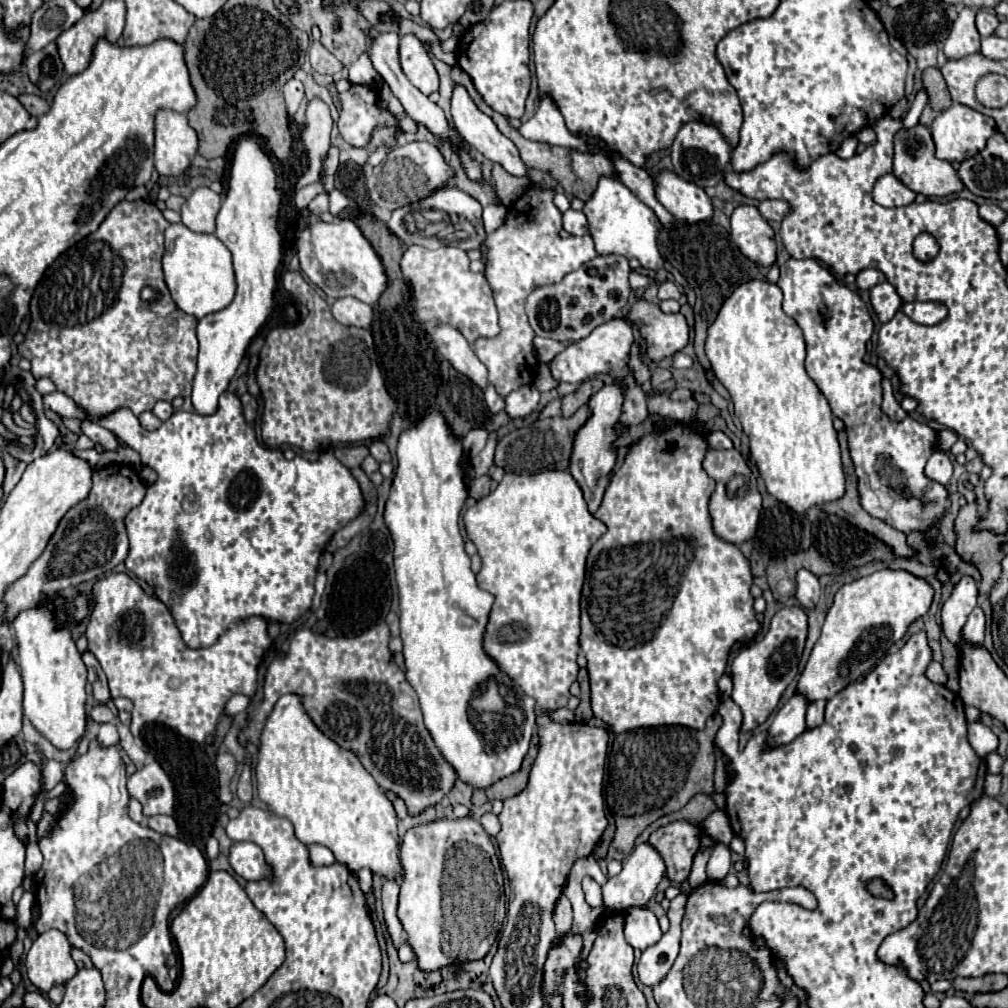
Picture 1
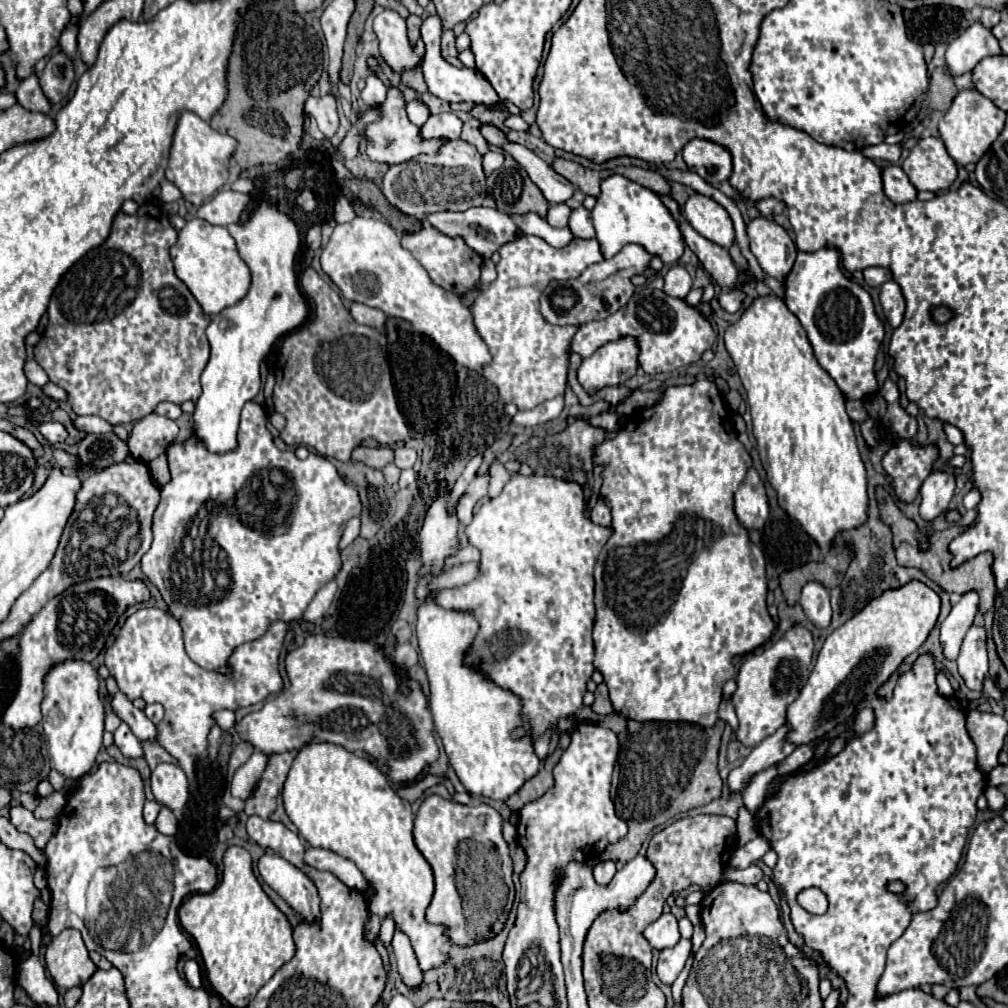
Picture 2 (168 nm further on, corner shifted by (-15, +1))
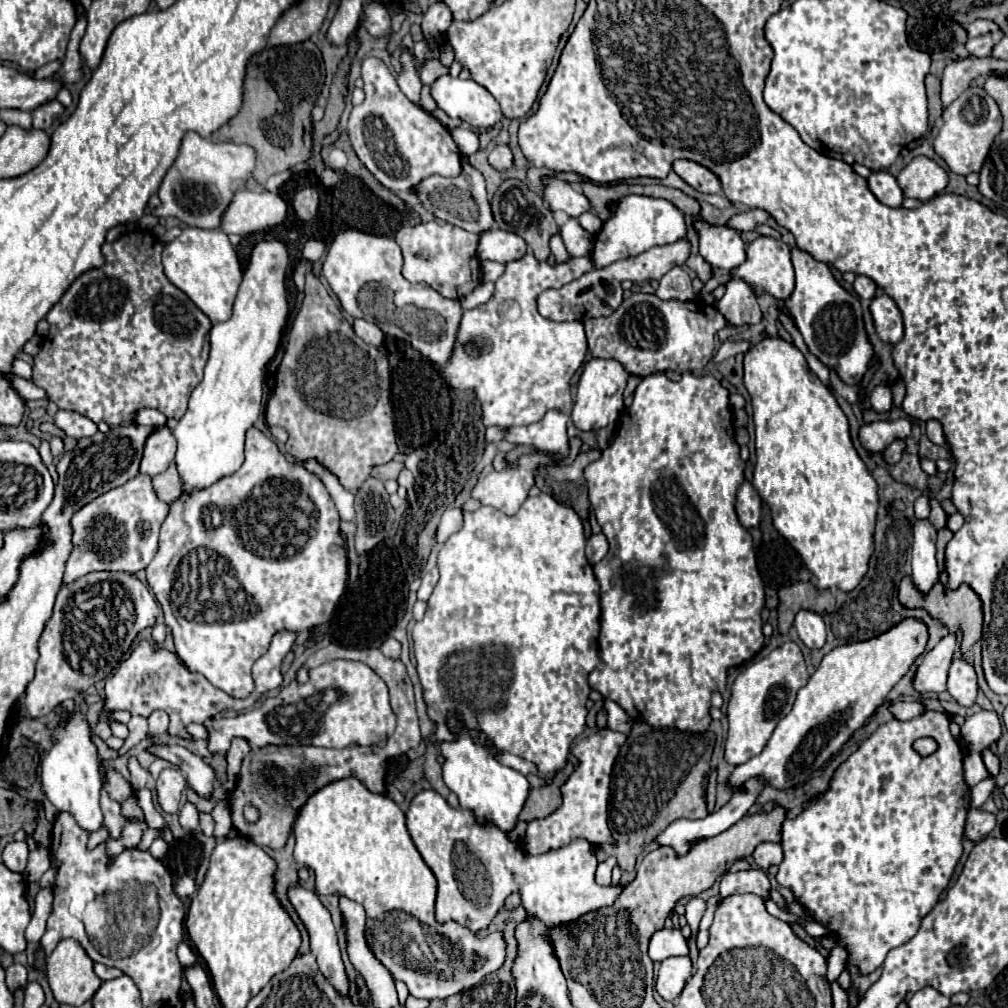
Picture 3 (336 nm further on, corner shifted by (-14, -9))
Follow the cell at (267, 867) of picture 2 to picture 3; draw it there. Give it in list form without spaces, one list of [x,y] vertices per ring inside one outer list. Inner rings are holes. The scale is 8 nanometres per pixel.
[[[293,886],[289,890],[289,898],[295,906],[295,910],[299,912],[299,918],[303,920],[307,932],[309,932],[309,940],[311,940],[311,952],[315,954],[317,958],[317,964],[319,964],[319,970],[323,972],[323,976],[329,980],[329,984],[339,992],[339,996],[349,996],[349,978],[347,978],[347,972],[345,972],[345,964],[343,964],[343,958],[341,958],[341,946],[339,946],[339,934],[337,934],[337,928],[331,920],[331,914],[329,910],[319,902],[317,894],[315,892],[309,892],[305,890],[303,886]]]

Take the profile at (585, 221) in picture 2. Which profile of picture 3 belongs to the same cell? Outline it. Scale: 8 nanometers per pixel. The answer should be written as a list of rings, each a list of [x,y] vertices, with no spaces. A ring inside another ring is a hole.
[[[571,218],[563,228],[561,228],[561,238],[563,244],[569,252],[569,256],[589,256],[593,248],[593,238],[579,226],[575,218]]]

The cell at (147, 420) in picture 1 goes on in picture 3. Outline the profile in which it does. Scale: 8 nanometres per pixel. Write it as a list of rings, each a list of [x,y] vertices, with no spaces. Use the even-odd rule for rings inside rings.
[[[169,428],[155,430],[145,444],[143,460],[141,460],[141,472],[149,476],[157,476],[169,468],[177,452],[175,438]]]

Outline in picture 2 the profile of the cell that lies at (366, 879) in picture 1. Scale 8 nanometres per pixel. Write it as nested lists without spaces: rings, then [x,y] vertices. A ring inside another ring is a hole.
[[[386,916],[386,918],[382,918],[382,926],[380,926],[380,938],[386,948],[392,942],[392,934],[394,934],[394,920],[392,920],[392,916]]]

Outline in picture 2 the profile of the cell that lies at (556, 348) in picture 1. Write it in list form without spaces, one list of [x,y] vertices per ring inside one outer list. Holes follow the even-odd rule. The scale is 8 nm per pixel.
[[[644,288],[636,292],[630,298],[630,302],[624,308],[620,308],[616,314],[578,328],[578,332],[572,336],[570,352],[586,358],[602,344],[626,334],[634,336],[640,342],[638,362],[646,374],[670,372],[670,366],[686,366],[698,362],[702,352],[710,350],[716,340],[710,322],[696,308],[688,306],[680,298],[672,298],[664,294],[662,290]]]

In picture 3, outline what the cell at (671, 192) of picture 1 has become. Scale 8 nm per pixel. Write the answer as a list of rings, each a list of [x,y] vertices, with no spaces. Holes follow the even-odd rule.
[[[697,222],[699,254],[707,264],[719,270],[733,270],[745,260],[745,242],[739,232],[725,226]]]

